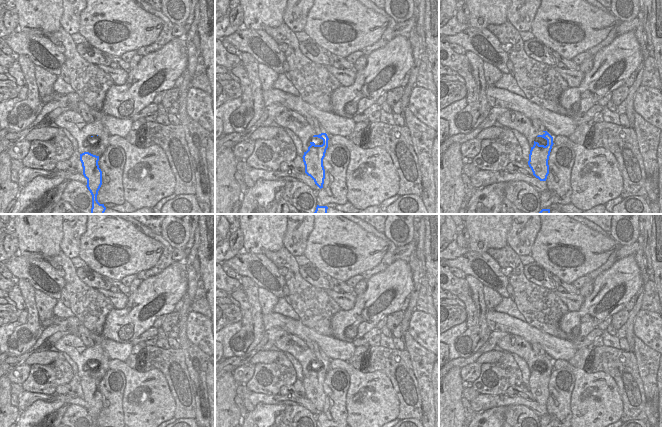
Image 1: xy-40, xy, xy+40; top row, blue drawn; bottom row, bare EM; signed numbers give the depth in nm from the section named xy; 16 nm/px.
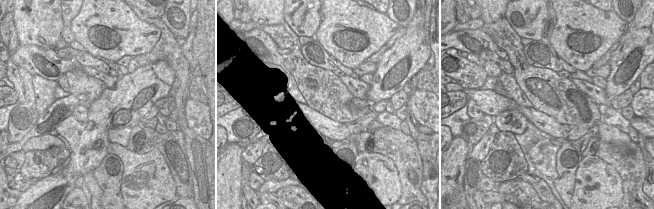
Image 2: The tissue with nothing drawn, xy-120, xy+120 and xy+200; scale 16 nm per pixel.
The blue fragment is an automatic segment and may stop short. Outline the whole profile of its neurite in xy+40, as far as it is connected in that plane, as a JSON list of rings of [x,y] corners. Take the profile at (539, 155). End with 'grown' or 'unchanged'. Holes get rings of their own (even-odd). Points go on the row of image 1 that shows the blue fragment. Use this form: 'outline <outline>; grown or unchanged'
outline [[[538,119],[531,120],[533,127],[538,131],[543,131],[543,135],[538,135],[534,140],[529,154],[528,165],[533,175],[540,181],[546,181],[549,174],[548,160],[552,147],[553,137],[547,132],[545,126]]]; grown

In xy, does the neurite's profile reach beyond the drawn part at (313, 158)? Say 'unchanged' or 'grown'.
grown

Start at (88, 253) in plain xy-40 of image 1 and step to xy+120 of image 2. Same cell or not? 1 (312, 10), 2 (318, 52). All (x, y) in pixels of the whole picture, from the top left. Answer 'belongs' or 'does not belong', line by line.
1: does not belong
2: does not belong

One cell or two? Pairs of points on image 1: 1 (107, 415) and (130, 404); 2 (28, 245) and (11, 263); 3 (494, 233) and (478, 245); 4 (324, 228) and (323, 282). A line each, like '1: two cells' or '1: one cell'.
1: two cells
2: two cells
3: one cell
4: two cells

